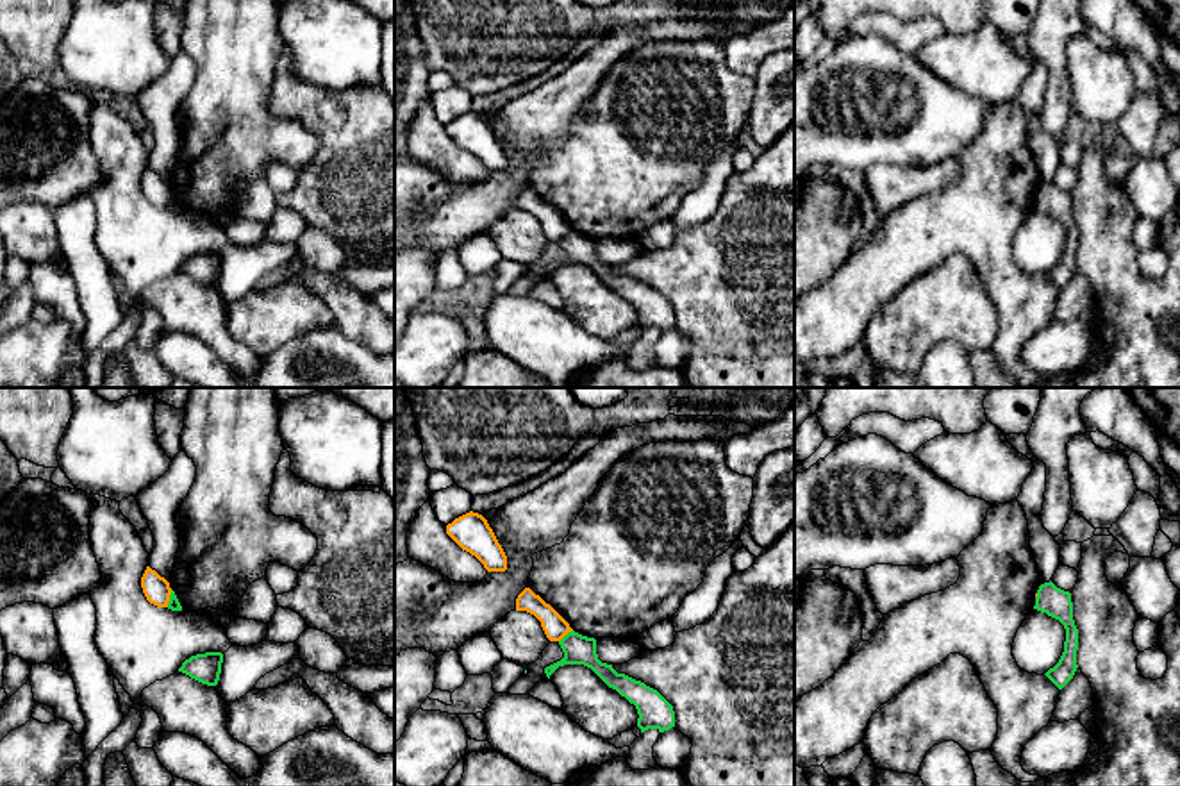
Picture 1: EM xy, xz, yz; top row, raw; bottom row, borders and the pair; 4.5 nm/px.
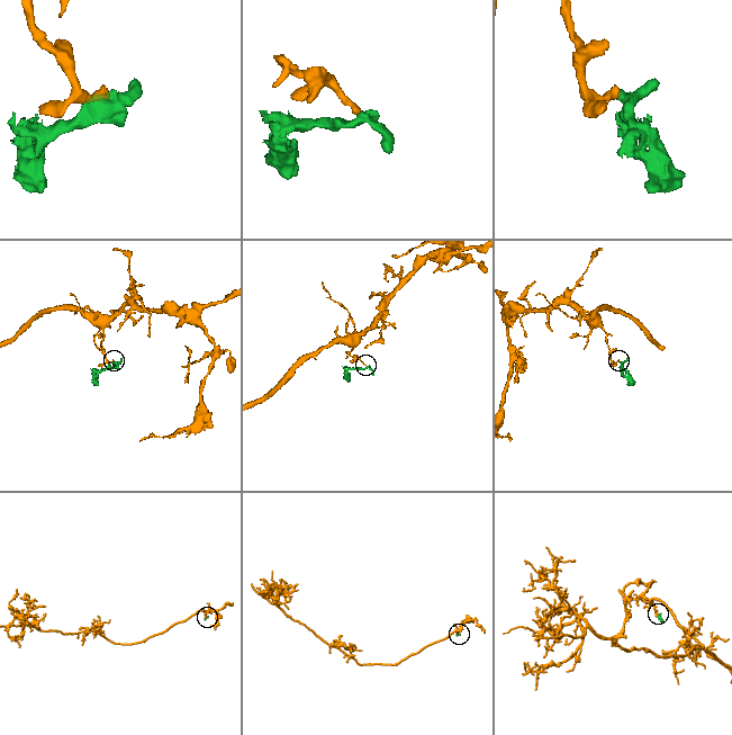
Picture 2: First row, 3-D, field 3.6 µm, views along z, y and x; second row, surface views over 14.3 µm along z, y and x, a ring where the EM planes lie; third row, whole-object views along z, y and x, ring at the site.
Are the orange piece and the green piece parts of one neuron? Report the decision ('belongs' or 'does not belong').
does not belong

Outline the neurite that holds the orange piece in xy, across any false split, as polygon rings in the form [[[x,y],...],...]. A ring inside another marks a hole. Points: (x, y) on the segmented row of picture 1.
[[[146,566],[141,577],[141,588],[150,604],[157,607],[168,607],[170,595],[171,595],[170,582],[150,566]]]

